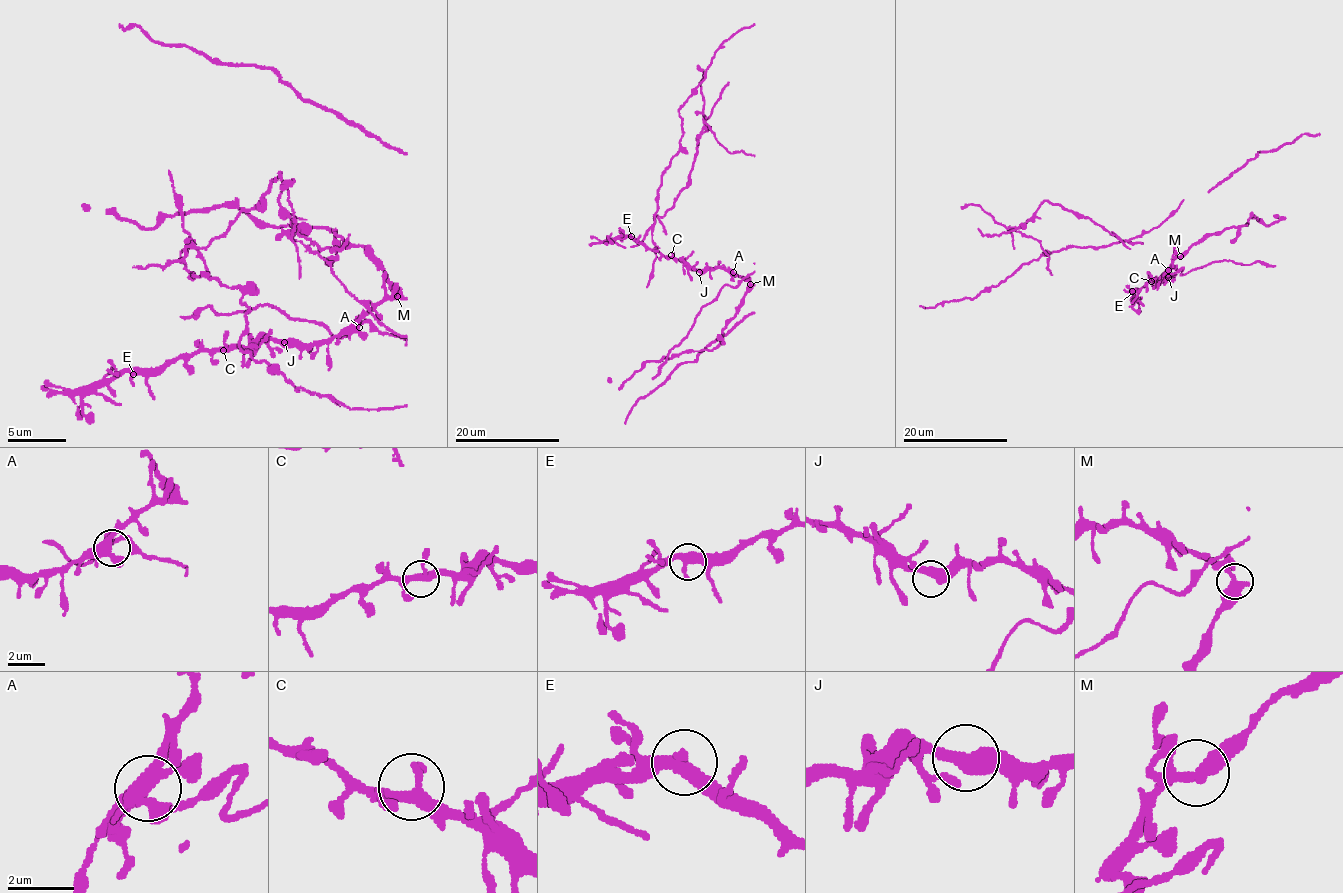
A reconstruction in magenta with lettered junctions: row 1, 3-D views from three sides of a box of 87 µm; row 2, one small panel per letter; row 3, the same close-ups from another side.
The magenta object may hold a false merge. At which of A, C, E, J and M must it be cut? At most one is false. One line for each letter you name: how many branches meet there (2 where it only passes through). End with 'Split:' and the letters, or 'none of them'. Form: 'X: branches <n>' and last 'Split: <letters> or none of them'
M: branches 2
Split: M

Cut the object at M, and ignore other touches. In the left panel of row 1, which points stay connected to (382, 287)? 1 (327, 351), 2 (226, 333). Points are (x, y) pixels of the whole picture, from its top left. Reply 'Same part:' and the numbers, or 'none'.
Same part: 1, 2

